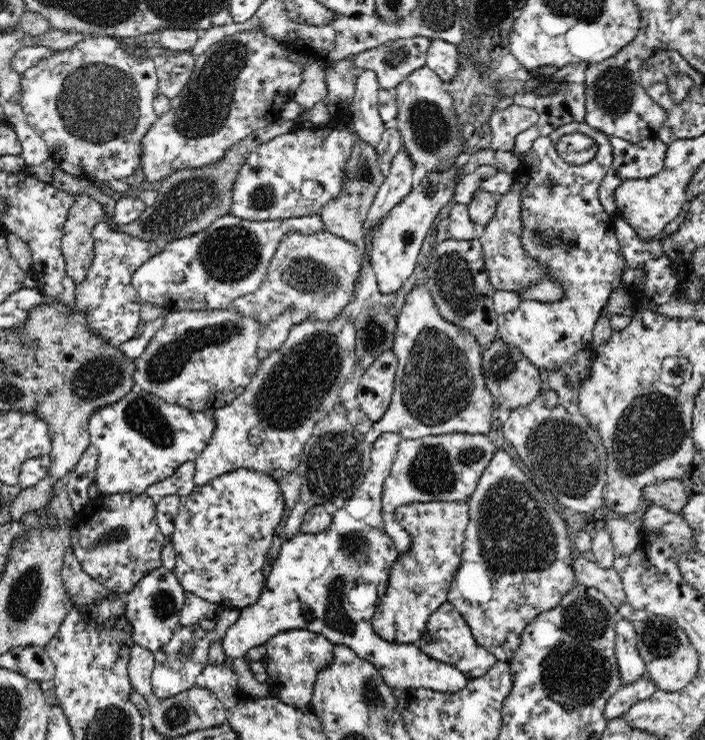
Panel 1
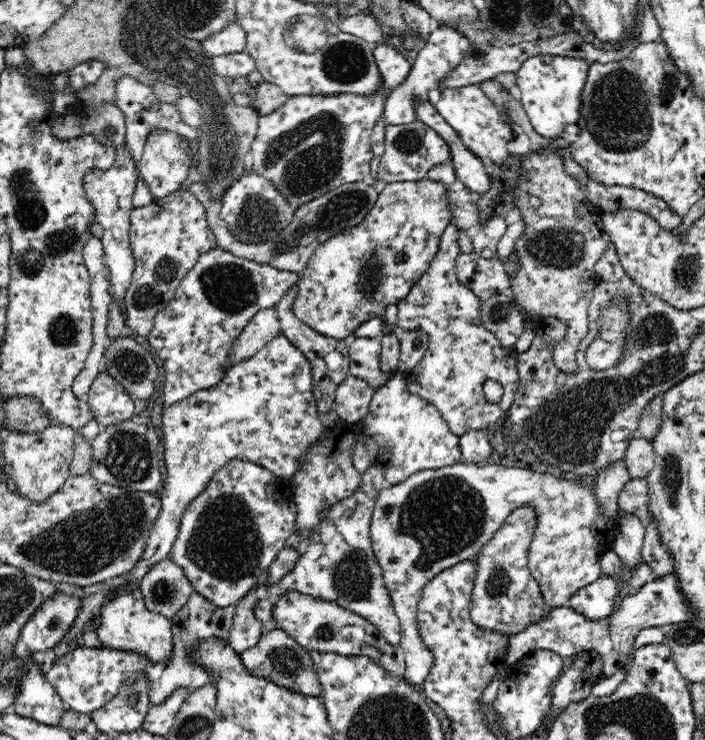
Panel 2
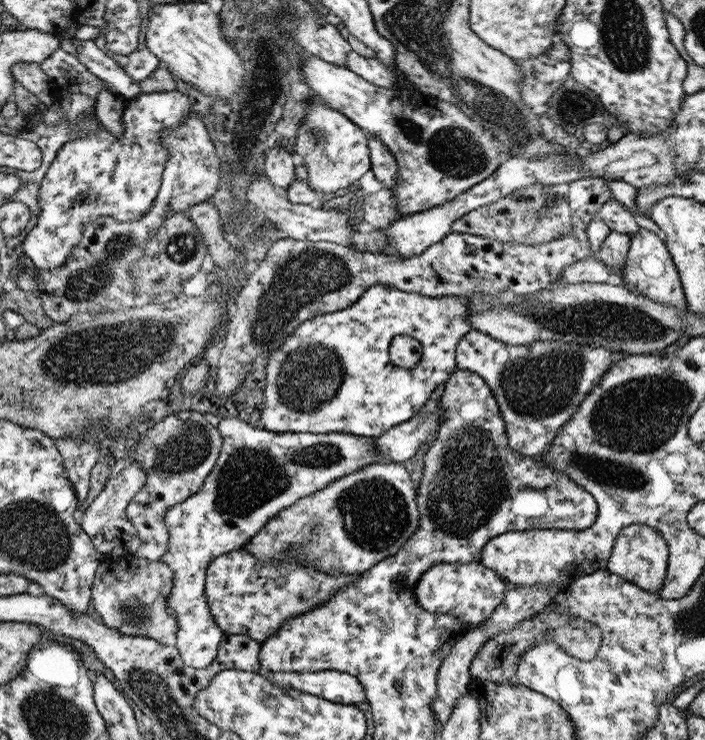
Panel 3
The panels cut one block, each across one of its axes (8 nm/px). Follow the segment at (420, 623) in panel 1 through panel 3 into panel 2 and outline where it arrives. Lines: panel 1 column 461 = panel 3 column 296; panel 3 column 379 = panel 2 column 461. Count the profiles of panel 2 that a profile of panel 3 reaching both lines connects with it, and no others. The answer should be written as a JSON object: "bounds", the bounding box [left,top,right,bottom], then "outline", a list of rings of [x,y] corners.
{"bounds":[370,463,651,687],"outline":[[[456,463],[452,466],[445,466],[436,470],[419,470],[406,478],[404,482],[398,483],[397,485],[389,485],[378,493],[375,498],[374,508],[371,516],[370,536],[371,545],[373,546],[373,551],[379,565],[381,566],[383,572],[383,579],[385,580],[386,586],[388,587],[392,604],[394,605],[394,610],[396,615],[398,615],[400,625],[401,625],[401,640],[400,646],[404,649],[405,653],[405,672],[403,678],[407,679],[408,683],[415,687],[419,687],[430,672],[433,670],[435,661],[433,652],[430,648],[422,641],[421,629],[418,624],[417,619],[417,608],[419,603],[419,598],[421,597],[422,587],[435,575],[441,573],[442,570],[456,564],[457,562],[466,560],[467,558],[474,557],[481,548],[496,534],[497,530],[504,524],[504,521],[514,510],[518,508],[524,508],[524,506],[529,506],[534,512],[536,517],[536,526],[533,534],[533,539],[530,545],[529,555],[528,555],[528,568],[532,573],[534,580],[538,583],[538,588],[540,589],[540,594],[542,600],[544,601],[544,606],[549,606],[549,608],[561,607],[568,604],[568,600],[572,593],[575,593],[579,588],[583,586],[592,584],[595,580],[598,580],[602,576],[599,557],[606,551],[611,550],[611,542],[620,534],[620,518],[622,516],[635,516],[638,520],[642,521],[643,524],[651,516],[650,514],[650,497],[648,497],[648,479],[646,477],[636,478],[630,477],[630,480],[620,489],[617,498],[617,507],[615,508],[615,513],[612,517],[604,515],[602,507],[598,505],[598,499],[596,499],[595,487],[592,484],[584,485],[580,478],[573,476],[563,475],[559,478],[552,475],[551,473],[542,473],[539,471],[532,471],[530,469],[524,469],[519,467],[502,467],[495,464],[487,464],[485,466],[478,466],[476,463]]]}

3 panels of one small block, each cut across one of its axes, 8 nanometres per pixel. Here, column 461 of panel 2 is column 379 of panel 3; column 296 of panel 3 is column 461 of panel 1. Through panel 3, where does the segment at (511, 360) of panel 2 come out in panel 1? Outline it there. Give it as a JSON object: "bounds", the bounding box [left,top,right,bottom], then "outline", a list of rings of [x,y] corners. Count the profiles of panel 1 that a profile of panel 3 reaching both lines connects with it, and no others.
{"bounds":[364,286,495,445],"outline":[[[416,286],[416,288],[414,288],[414,290],[412,290],[408,296],[406,296],[406,302],[404,302],[402,308],[400,308],[399,314],[397,315],[395,339],[392,349],[397,356],[398,366],[394,376],[394,386],[390,398],[390,404],[388,404],[386,412],[382,414],[382,418],[380,418],[378,422],[374,422],[368,433],[364,434],[364,440],[366,442],[371,445],[372,442],[378,438],[378,436],[385,433],[398,434],[404,441],[408,439],[416,440],[417,438],[433,437],[451,433],[488,435],[488,432],[491,430],[495,398],[492,396],[492,393],[487,387],[485,376],[482,370],[483,347],[476,340],[476,337],[473,334],[470,334],[469,330],[464,330],[461,326],[446,320],[438,312],[432,294],[429,292],[429,289],[426,288],[426,286]]]}

